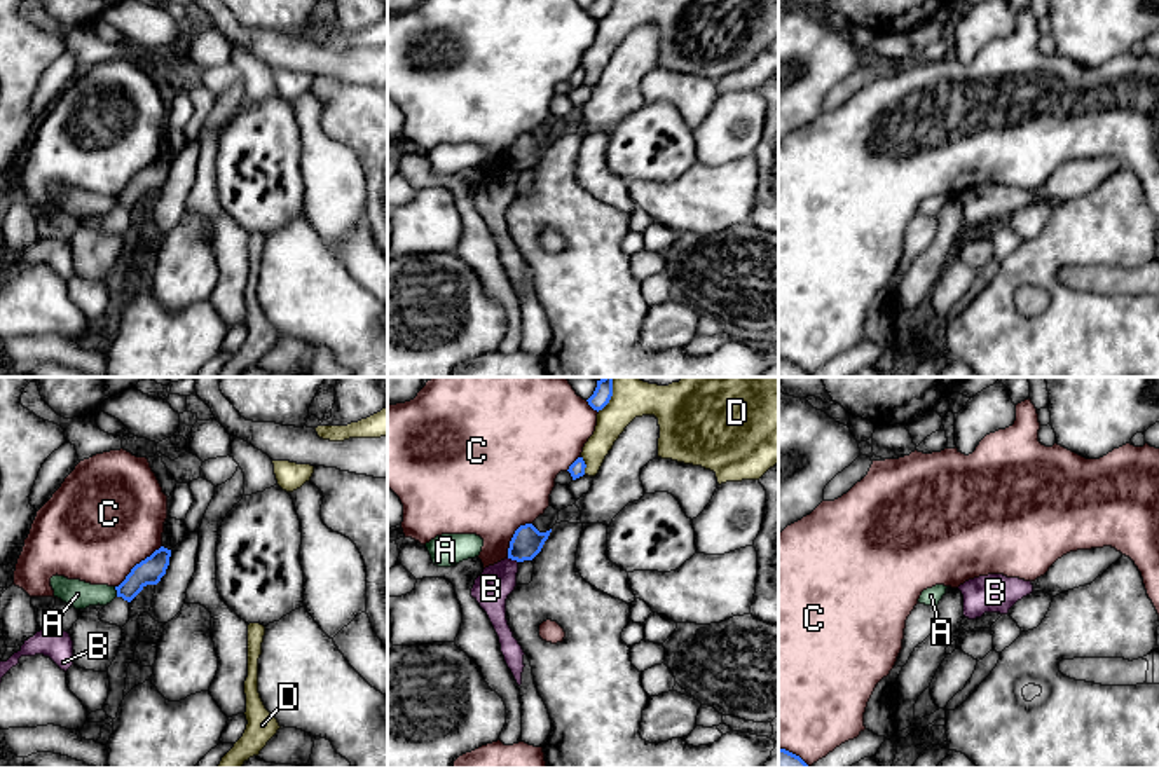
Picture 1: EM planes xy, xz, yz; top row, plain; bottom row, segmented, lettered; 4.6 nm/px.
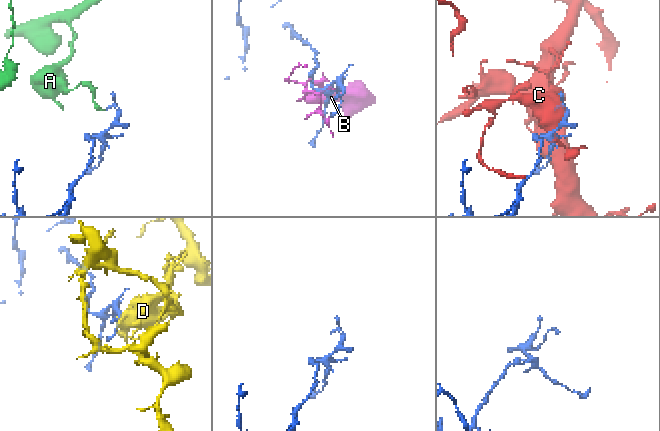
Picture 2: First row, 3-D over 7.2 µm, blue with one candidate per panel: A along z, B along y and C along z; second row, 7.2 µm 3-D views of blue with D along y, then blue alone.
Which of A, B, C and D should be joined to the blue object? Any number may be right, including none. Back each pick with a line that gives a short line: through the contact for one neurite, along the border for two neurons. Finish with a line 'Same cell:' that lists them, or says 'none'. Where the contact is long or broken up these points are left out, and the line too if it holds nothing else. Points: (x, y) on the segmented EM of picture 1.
Same cell: none

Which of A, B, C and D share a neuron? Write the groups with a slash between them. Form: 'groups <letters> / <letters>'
groups A / B / C / D

